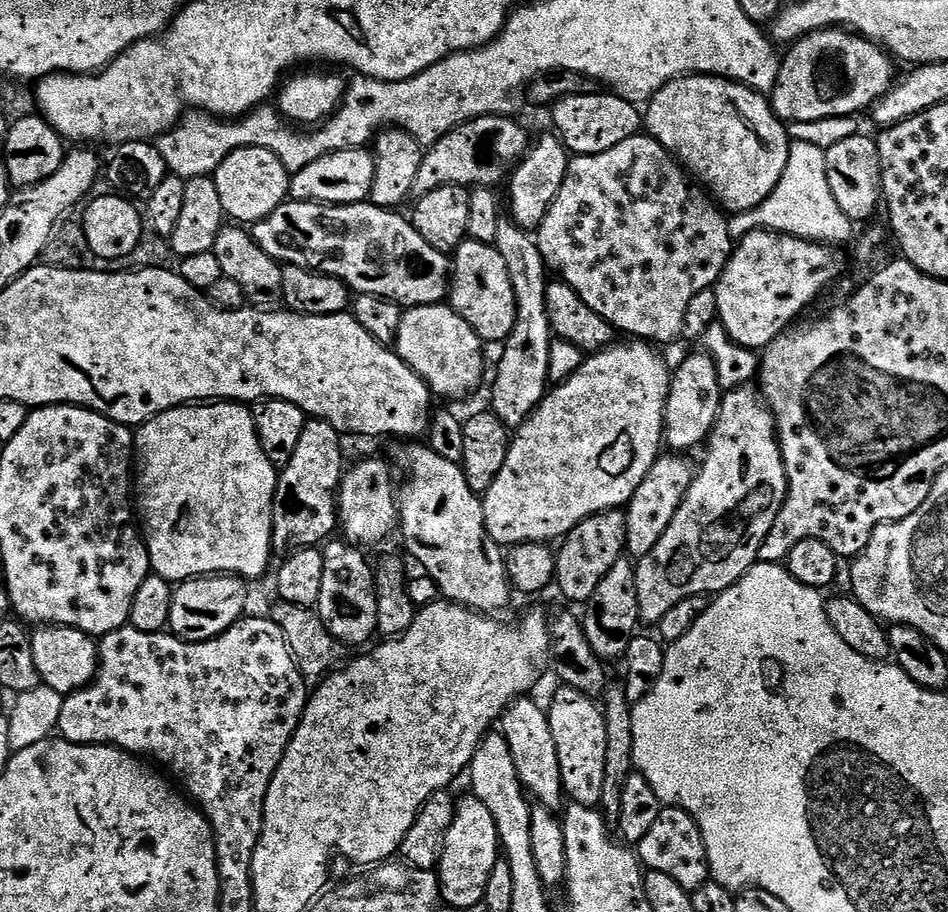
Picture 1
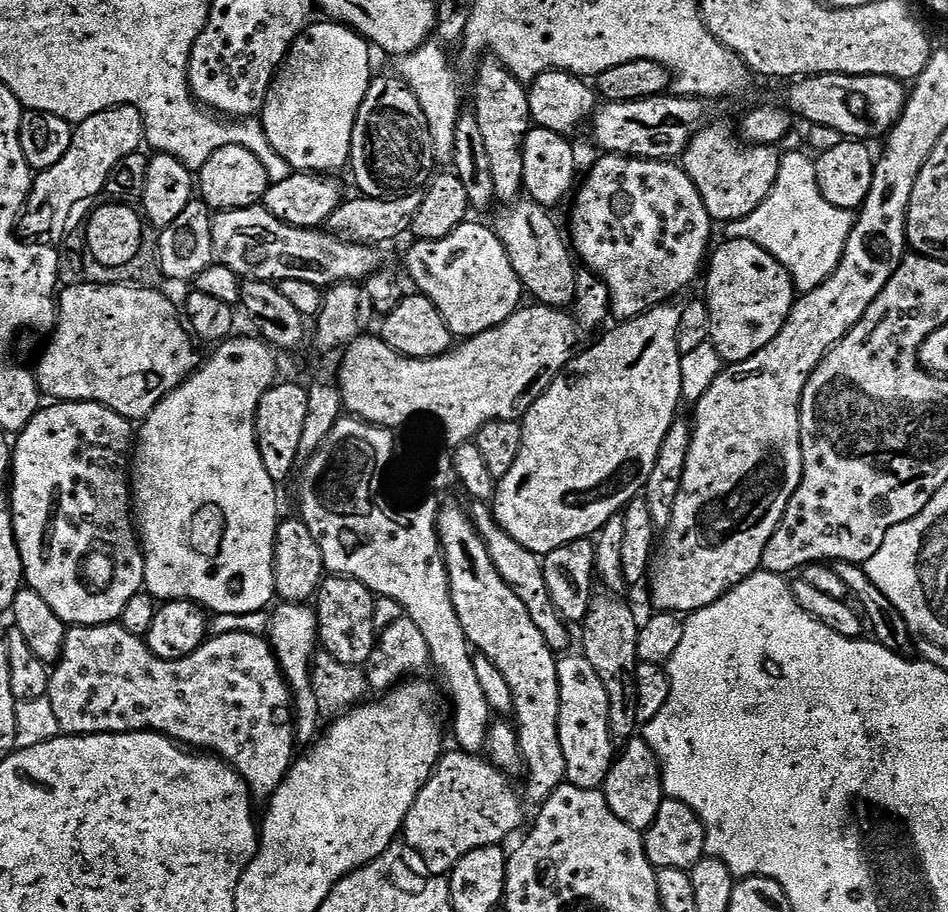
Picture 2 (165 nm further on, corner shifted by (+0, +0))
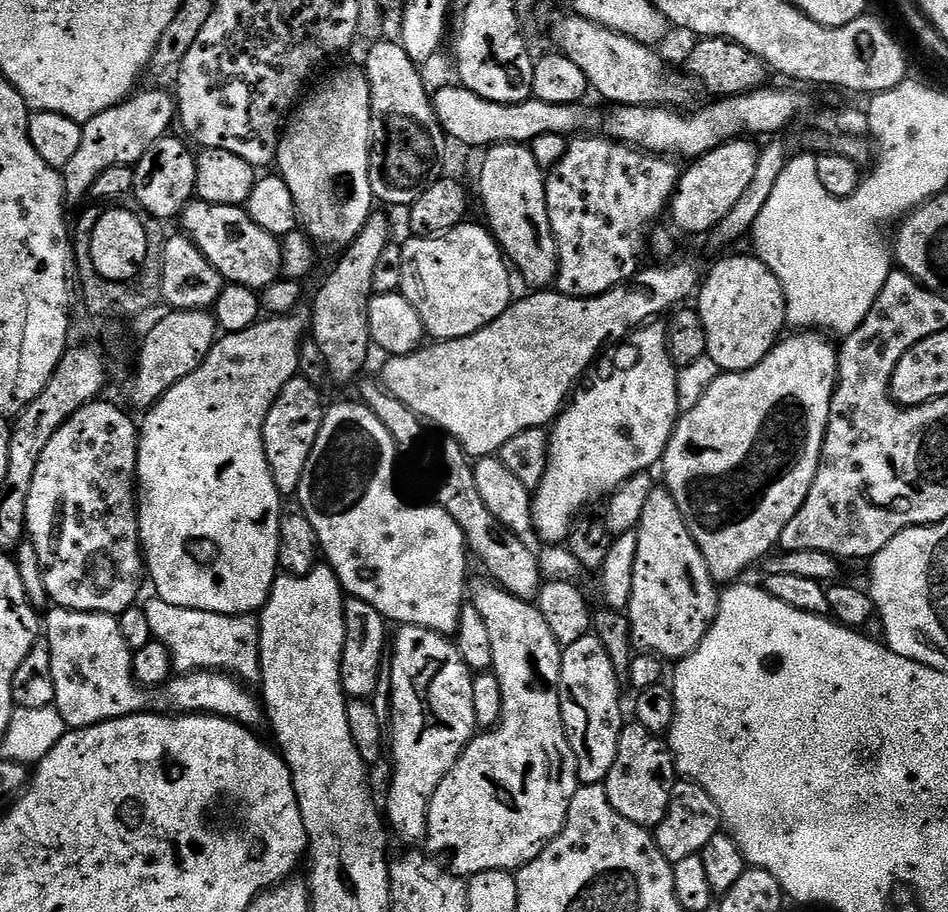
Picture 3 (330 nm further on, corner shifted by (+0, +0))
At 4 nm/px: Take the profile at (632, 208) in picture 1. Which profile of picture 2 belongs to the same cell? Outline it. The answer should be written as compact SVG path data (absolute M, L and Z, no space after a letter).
M604 154L601 157L601 160L589 170L588 177L584 180L584 185L582 185L582 180L578 191L575 193L574 201L576 200L576 205L572 208L572 236L570 232L570 244L578 257L579 263L587 271L593 272L606 286L611 315L613 317L617 316L615 319L623 322L625 320L633 320L635 316L649 312L651 308L656 308L660 304L669 303L673 298L676 298L679 292L686 291L699 276L701 279L702 273L706 268L706 261L710 256L710 249L713 247L712 227L714 227L714 221L702 202L702 194L698 194L698 186L694 186L694 182L690 182L690 178L684 173L683 167L679 163L667 160L639 160L637 156L617 156L615 154Z

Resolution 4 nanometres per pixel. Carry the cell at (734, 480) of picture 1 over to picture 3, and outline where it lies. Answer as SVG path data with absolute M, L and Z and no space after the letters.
M800 330L796 336L785 335L783 339L773 346L754 366L745 372L726 372L721 374L715 382L702 394L701 400L689 412L683 413L677 419L676 428L672 431L670 442L664 451L662 469L664 468L663 487L667 488L669 494L678 502L678 510L686 518L686 526L694 538L694 542L702 550L706 558L706 566L710 570L713 580L717 582L736 582L751 564L759 565L764 557L769 555L779 545L782 530L786 530L786 522L798 514L802 502L806 502L806 494L810 494L810 486L816 477L816 471L820 465L820 455L824 445L824 435L828 429L830 418L830 406L832 395L836 389L836 365L838 363L838 348L831 344L827 335L816 330Z

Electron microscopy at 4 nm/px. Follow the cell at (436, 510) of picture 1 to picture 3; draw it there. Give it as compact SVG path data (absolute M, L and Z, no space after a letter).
M495 582L487 583L478 585L473 592L471 589L470 603L478 610L478 614L482 614L482 619L486 621L486 627L490 633L490 642L494 642L494 662L491 671L496 673L498 682L502 686L502 714L495 728L481 731L473 736L472 741L464 747L464 753L458 758L458 762L452 767L450 774L446 774L446 778L442 778L438 790L434 790L434 798L430 798L430 810L428 811L426 845L428 844L429 849L427 848L427 851L429 853L452 852L451 871L461 878L471 878L486 870L518 870L522 865L529 864L534 858L538 858L541 850L564 829L564 823L570 810L570 802L578 787L576 759L572 753L568 736L564 732L564 723L560 713L560 658L562 649L557 644L554 634L550 634L550 626L546 626L546 618L542 618L540 609L536 607L535 603L519 600L514 594L510 594Z

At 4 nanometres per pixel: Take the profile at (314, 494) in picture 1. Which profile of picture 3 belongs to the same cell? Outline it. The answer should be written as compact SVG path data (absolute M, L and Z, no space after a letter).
M384 210L373 211L366 226L362 226L352 243L339 253L340 261L332 268L332 273L320 284L316 297L312 300L312 320L310 316L310 338L318 342L322 358L326 358L329 377L340 384L355 381L361 375L368 351L373 351L370 334L370 302L373 298L374 269L378 267L378 257L393 239L392 224Z

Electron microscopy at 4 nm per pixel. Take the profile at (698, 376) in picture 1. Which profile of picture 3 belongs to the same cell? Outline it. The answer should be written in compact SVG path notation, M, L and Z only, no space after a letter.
M657 486L654 490L650 490L650 499L646 501L646 507L642 510L642 518L636 523L634 531L638 538L638 554L634 554L634 590L630 594L630 602L626 609L630 630L632 631L633 645L637 649L650 652L652 655L659 656L668 662L685 660L700 645L702 638L706 638L706 634L714 622L716 611L720 605L720 592L718 591L717 581L713 580L710 570L706 566L706 558L702 554L700 547L694 542L694 538L686 526L686 518L682 514L682 510L678 510L678 502L674 502L674 498L669 494L667 488Z

